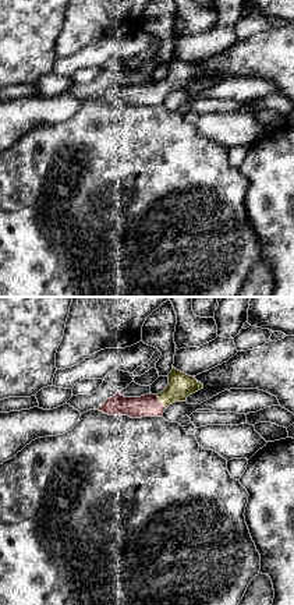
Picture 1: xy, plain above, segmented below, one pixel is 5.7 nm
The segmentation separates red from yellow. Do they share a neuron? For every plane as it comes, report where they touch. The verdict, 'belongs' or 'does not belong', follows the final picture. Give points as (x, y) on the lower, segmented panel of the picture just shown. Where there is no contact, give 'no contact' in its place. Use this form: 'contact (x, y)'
contact (160, 402)

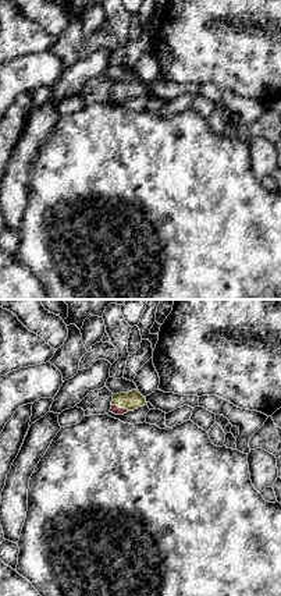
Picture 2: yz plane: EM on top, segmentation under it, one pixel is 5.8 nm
contact (120, 408)

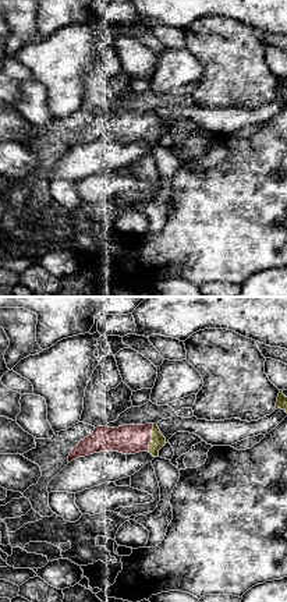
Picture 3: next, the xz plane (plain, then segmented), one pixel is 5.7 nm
contact (151, 438)

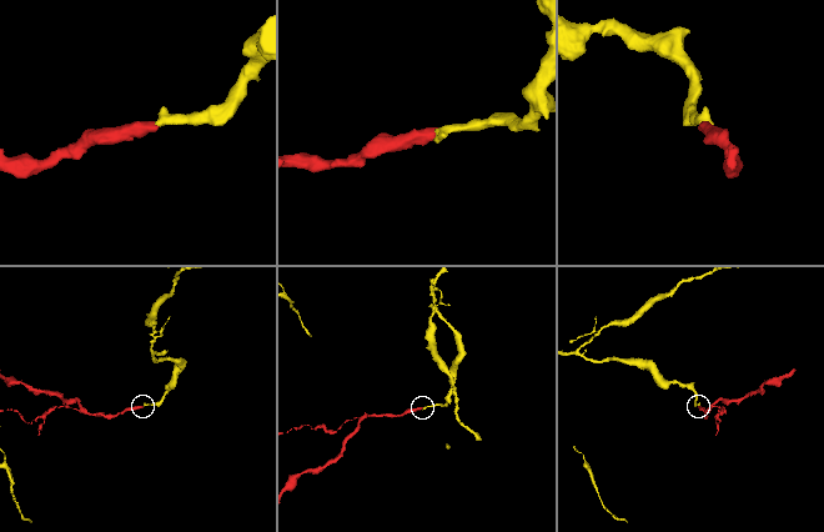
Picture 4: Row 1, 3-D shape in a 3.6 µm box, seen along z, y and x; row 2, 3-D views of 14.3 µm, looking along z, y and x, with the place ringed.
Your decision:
belongs

